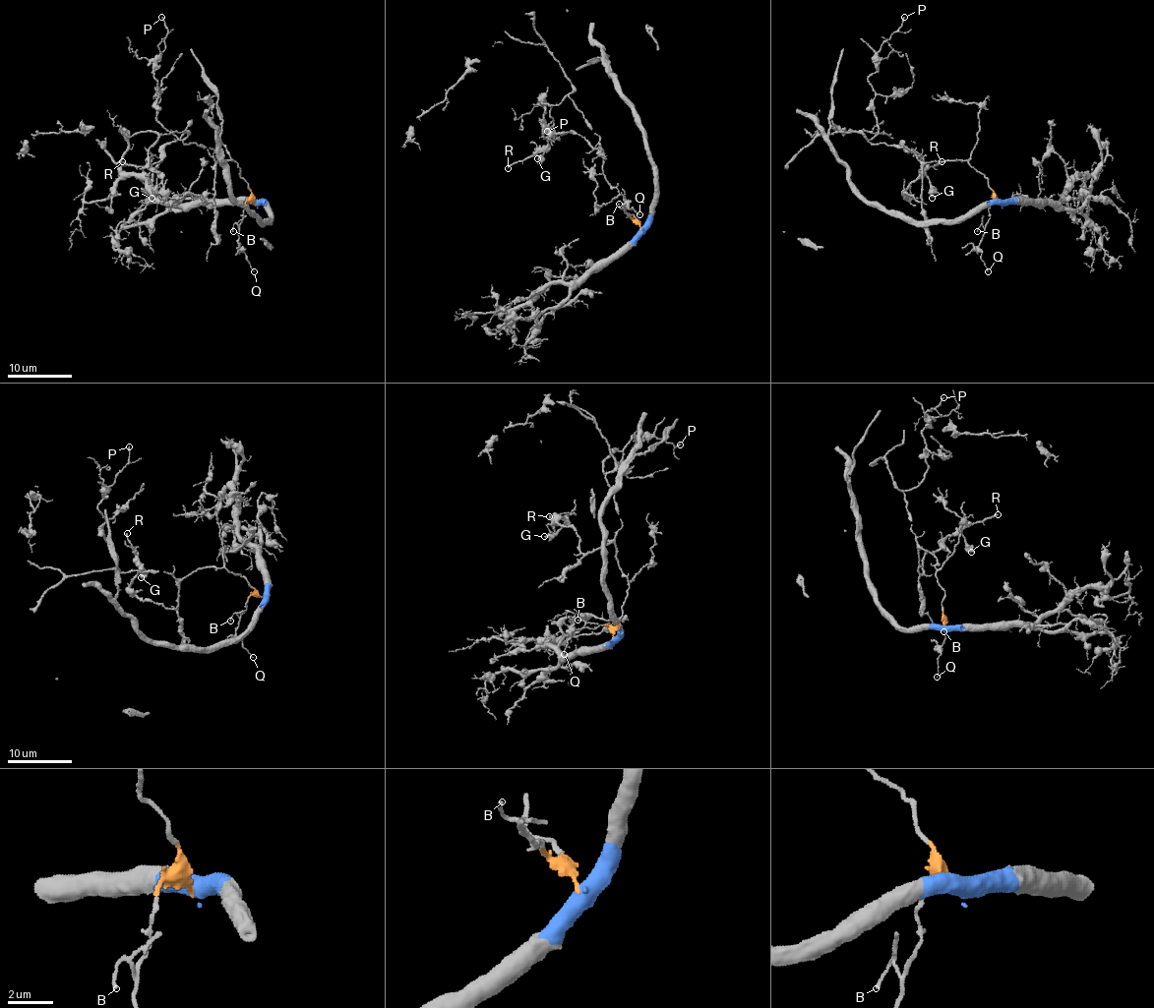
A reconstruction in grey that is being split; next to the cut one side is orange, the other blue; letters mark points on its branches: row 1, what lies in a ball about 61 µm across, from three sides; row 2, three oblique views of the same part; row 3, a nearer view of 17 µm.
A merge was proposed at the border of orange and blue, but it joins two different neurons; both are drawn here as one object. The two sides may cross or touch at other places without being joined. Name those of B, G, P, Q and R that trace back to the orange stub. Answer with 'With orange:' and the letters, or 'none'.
With orange: B, G, P, Q, R

